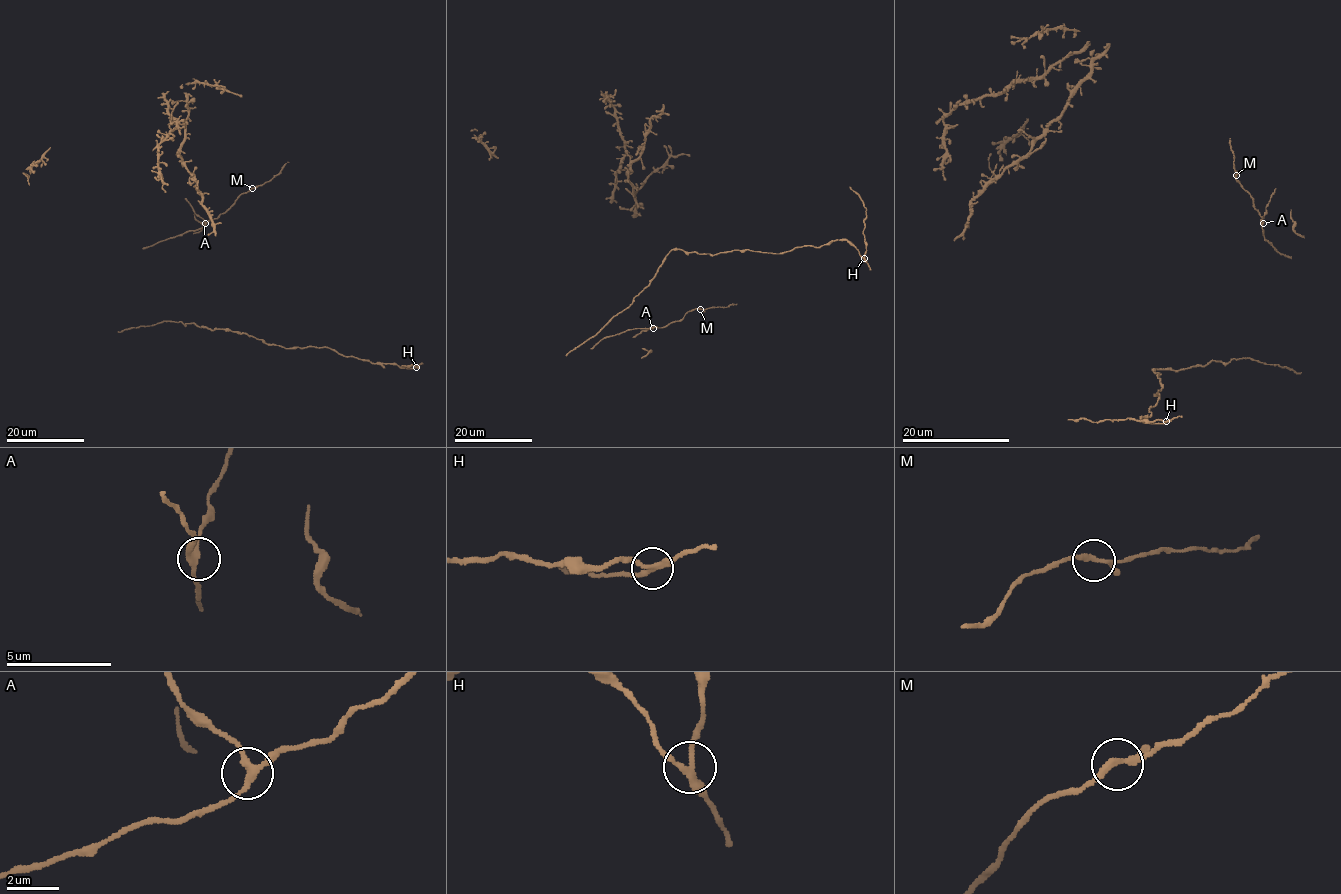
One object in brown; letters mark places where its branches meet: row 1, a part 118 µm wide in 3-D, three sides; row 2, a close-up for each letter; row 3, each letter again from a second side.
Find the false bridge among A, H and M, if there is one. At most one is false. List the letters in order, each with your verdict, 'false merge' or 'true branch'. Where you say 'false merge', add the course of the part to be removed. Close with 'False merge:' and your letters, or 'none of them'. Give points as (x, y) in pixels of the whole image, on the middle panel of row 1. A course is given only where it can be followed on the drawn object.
A: true branch
H: false merge | (864, 257), (866, 208), (849, 187)
M: true branch
False merge: H

